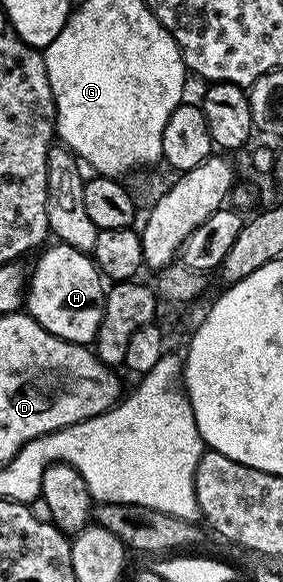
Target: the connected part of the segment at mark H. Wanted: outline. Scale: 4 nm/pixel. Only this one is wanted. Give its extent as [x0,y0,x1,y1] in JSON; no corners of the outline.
[24,241,107,345]

